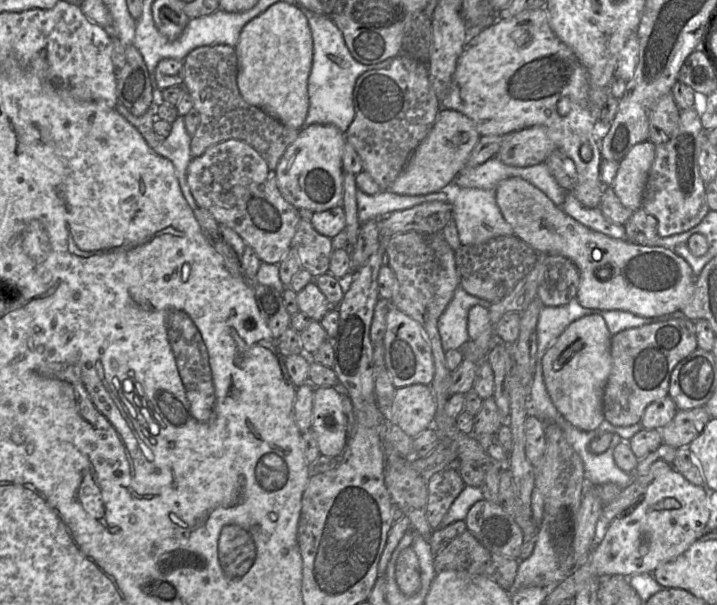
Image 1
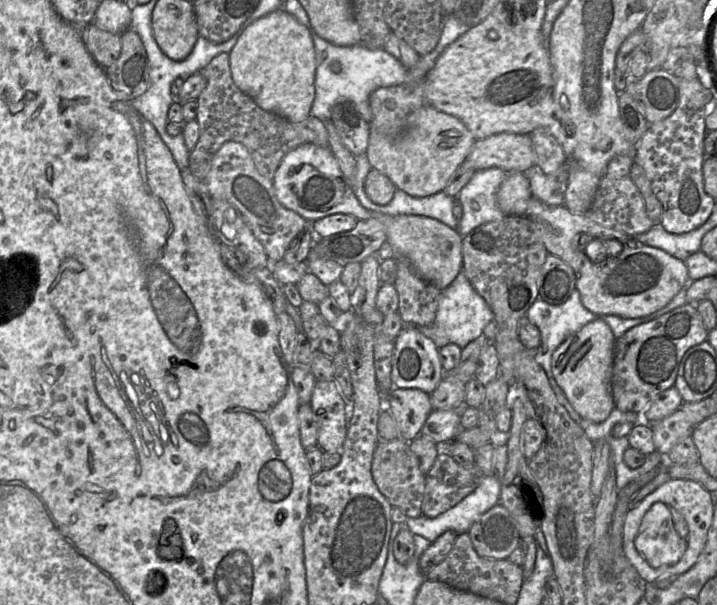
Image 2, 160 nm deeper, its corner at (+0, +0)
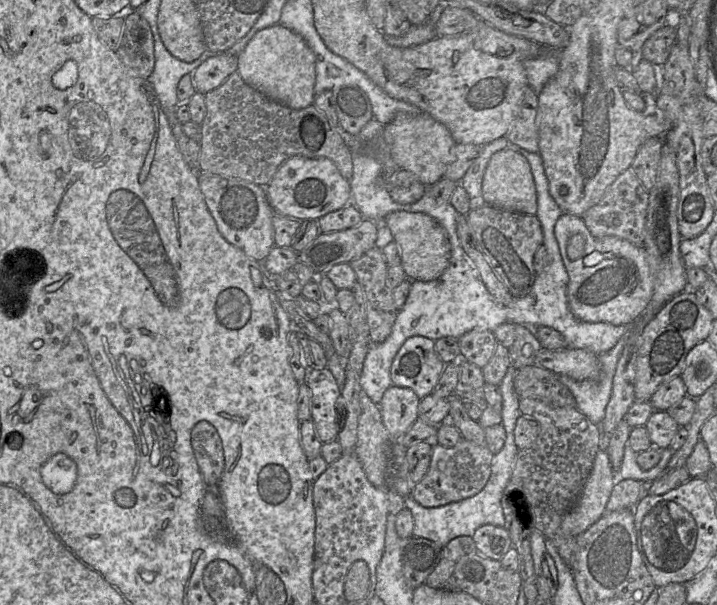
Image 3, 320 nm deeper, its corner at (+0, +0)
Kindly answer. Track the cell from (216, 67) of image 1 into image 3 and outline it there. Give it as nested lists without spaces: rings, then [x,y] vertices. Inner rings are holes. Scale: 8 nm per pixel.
[[[237,71],[232,73],[218,88],[205,94],[205,104],[206,115],[200,125],[201,149],[199,159],[197,161],[198,175],[199,172],[204,172],[208,174],[218,175],[224,178],[239,179],[254,183],[262,187],[266,187],[272,180],[277,170],[286,160],[295,156],[301,156],[305,158],[328,158],[337,166],[343,178],[346,179],[348,182],[351,181],[353,176],[353,152],[344,141],[342,137],[342,130],[340,128],[333,128],[329,124],[326,115],[322,111],[320,111],[314,104],[311,104],[306,108],[299,110],[289,108],[268,98],[261,92],[246,84]]]

